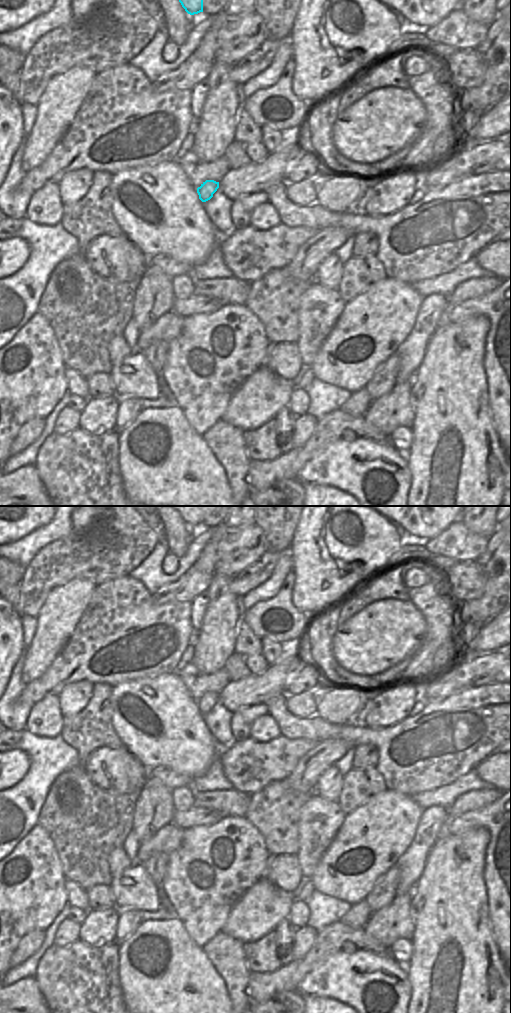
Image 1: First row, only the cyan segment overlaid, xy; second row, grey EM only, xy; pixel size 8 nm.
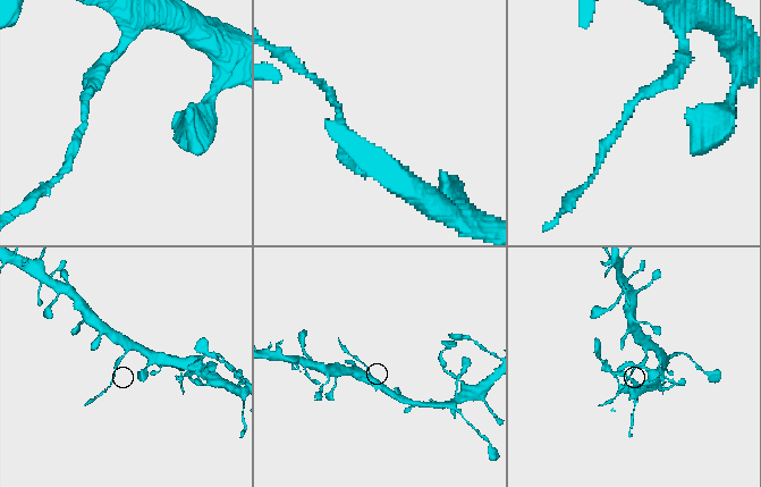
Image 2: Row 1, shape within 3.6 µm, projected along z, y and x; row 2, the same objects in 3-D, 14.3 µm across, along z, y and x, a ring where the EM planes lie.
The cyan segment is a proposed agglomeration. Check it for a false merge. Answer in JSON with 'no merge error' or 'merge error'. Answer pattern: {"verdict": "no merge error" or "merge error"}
{"verdict": "merge error"}

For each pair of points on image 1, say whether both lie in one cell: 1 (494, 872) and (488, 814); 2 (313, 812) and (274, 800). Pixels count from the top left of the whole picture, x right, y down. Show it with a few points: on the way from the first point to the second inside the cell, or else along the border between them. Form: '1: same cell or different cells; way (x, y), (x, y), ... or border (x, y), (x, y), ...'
1: same cell; way (493, 858), (494, 828)
2: different cells; border (314, 793), (301, 809), (297, 827), (298, 831)

